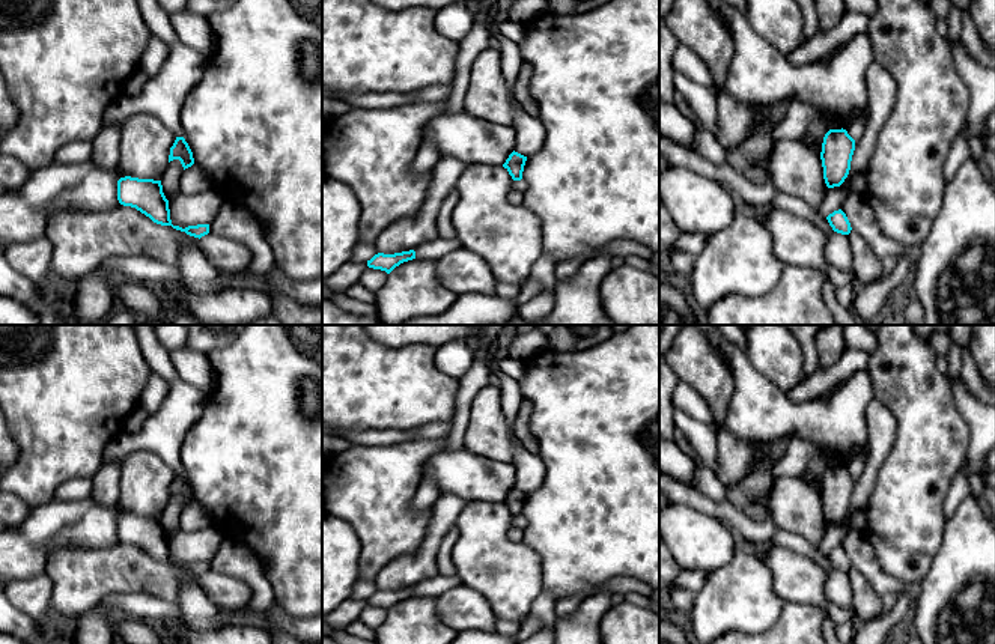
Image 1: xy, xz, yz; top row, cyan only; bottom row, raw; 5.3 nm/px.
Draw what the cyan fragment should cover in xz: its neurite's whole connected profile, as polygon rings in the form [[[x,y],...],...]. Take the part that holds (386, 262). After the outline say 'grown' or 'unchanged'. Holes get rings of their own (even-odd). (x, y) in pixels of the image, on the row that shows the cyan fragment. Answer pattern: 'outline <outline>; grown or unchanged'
outline [[[414,250],[394,253],[394,254],[378,253],[370,260],[367,260],[367,266],[373,269],[381,269],[390,274],[400,263],[412,259],[415,259]]]; unchanged

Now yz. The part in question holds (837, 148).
outline [[[829,129],[822,143],[823,179],[828,188],[840,187],[849,175],[855,140],[846,129]]]; unchanged

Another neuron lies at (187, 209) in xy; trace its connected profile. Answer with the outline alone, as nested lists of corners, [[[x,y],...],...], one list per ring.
[[[209,185],[196,194],[179,194],[175,200],[169,202],[172,224],[182,229],[197,224],[211,224],[223,202],[221,194]]]

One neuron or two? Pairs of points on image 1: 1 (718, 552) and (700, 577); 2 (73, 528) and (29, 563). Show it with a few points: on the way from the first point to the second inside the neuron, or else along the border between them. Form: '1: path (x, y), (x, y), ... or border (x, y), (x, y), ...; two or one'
1: border (682, 569), (705, 569), (709, 572); two
2: path (62, 530), (39, 552); one

